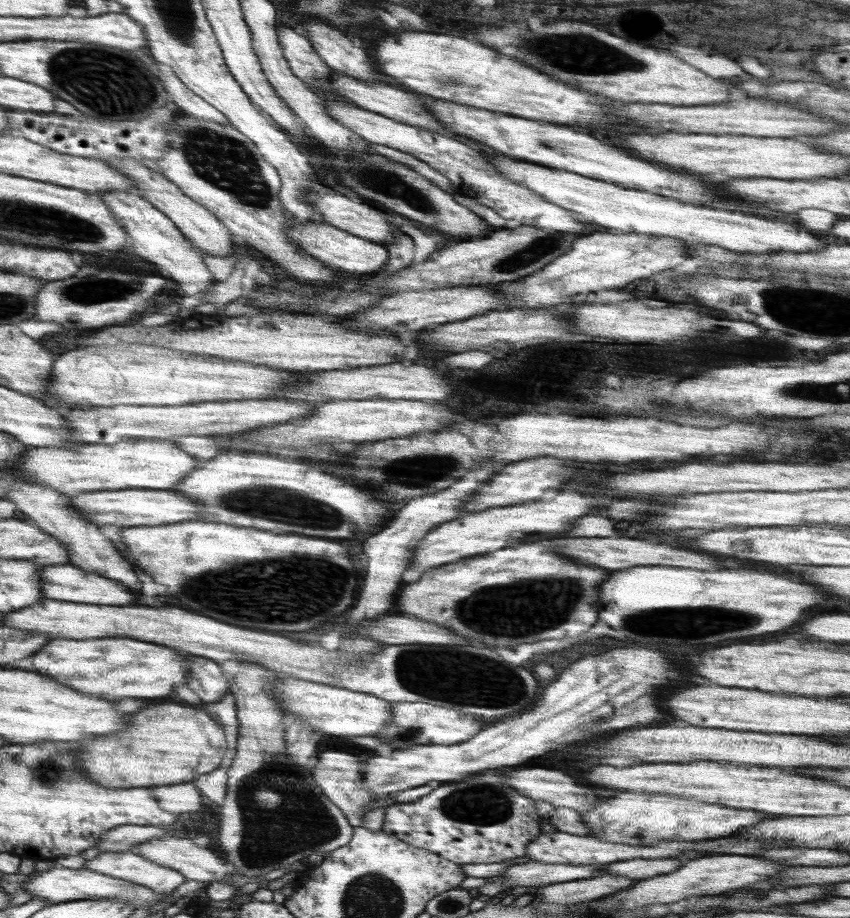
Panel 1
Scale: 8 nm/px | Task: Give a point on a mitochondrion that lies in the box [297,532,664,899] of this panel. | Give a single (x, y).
(491, 611)

